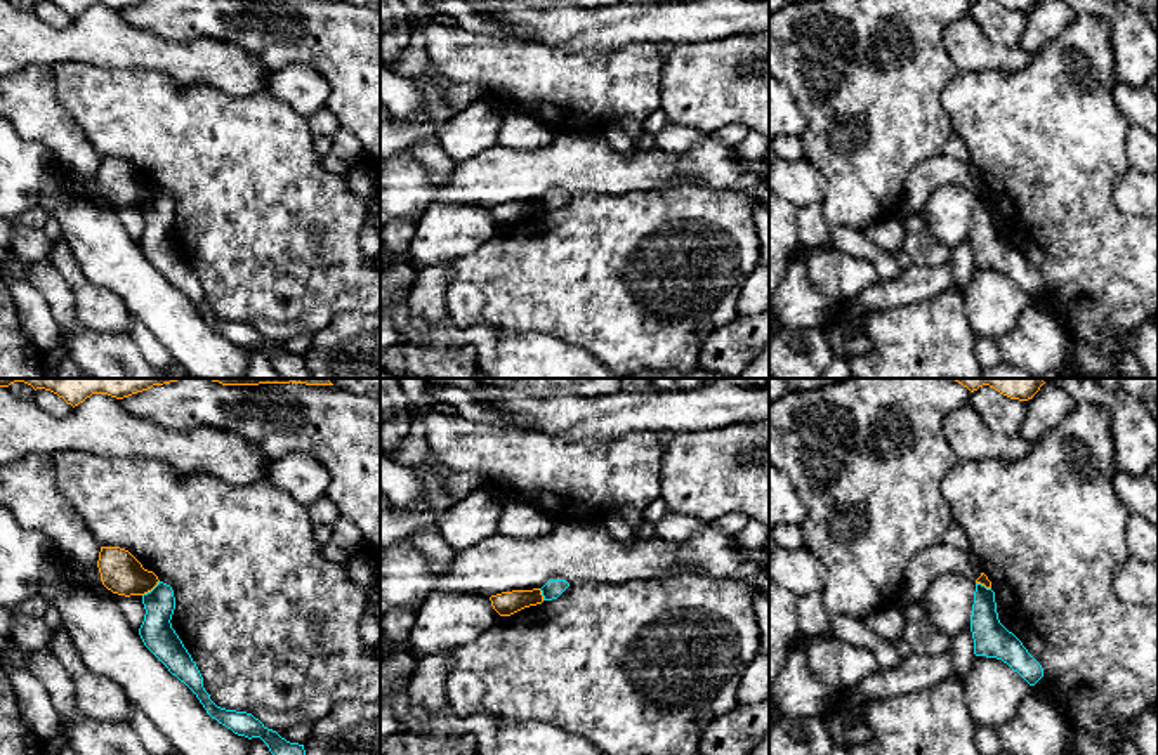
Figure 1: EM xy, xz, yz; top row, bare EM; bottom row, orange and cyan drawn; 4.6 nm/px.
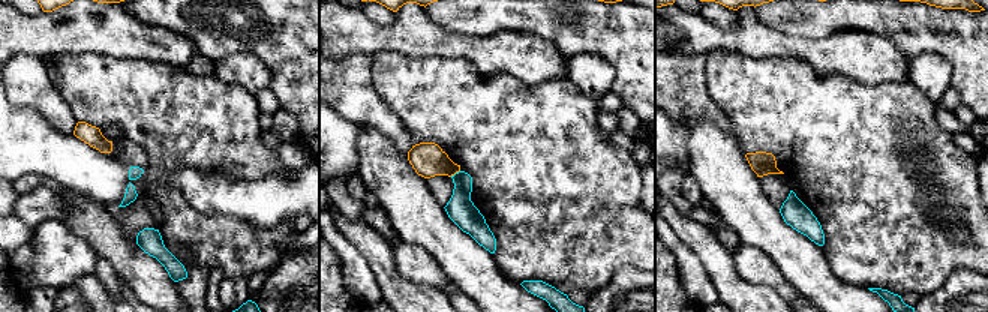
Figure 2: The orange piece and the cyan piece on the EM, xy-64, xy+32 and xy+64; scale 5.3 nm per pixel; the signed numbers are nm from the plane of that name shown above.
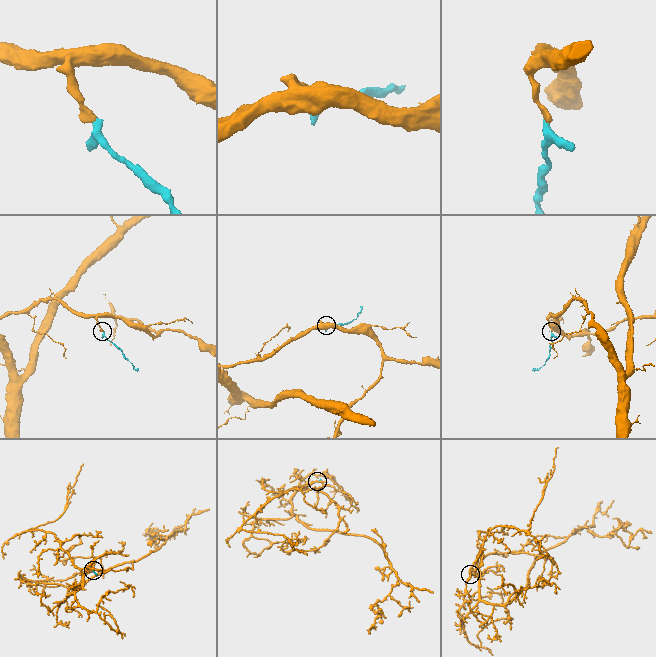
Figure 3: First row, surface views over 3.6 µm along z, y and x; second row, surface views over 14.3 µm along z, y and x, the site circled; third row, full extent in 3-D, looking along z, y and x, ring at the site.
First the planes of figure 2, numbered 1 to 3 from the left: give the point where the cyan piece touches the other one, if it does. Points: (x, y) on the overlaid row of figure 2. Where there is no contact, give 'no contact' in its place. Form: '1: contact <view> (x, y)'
1: no contact
2: contact xy+32 (455, 173)
3: no contact

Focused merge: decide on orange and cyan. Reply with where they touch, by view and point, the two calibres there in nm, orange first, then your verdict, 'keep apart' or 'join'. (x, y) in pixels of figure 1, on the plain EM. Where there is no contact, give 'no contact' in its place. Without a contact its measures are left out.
xy (151, 200) | 190/150 nm | keep apart

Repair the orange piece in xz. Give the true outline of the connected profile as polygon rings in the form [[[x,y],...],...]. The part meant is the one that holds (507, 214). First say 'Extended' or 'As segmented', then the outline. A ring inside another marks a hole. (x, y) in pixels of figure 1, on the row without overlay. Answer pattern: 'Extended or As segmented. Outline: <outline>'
As segmented. Outline: [[[540,200],[533,201],[512,201],[502,203],[490,208],[493,220],[500,227],[510,227],[524,219],[536,217],[543,213],[543,207]]]

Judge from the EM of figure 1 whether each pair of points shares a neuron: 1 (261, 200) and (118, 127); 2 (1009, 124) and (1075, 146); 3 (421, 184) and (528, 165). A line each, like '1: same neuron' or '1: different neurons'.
1: same neuron
2: same neuron
3: same neuron

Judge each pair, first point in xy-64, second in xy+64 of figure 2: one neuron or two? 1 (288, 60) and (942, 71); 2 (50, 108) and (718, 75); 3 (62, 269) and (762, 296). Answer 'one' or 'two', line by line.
1: two
2: two
3: two

